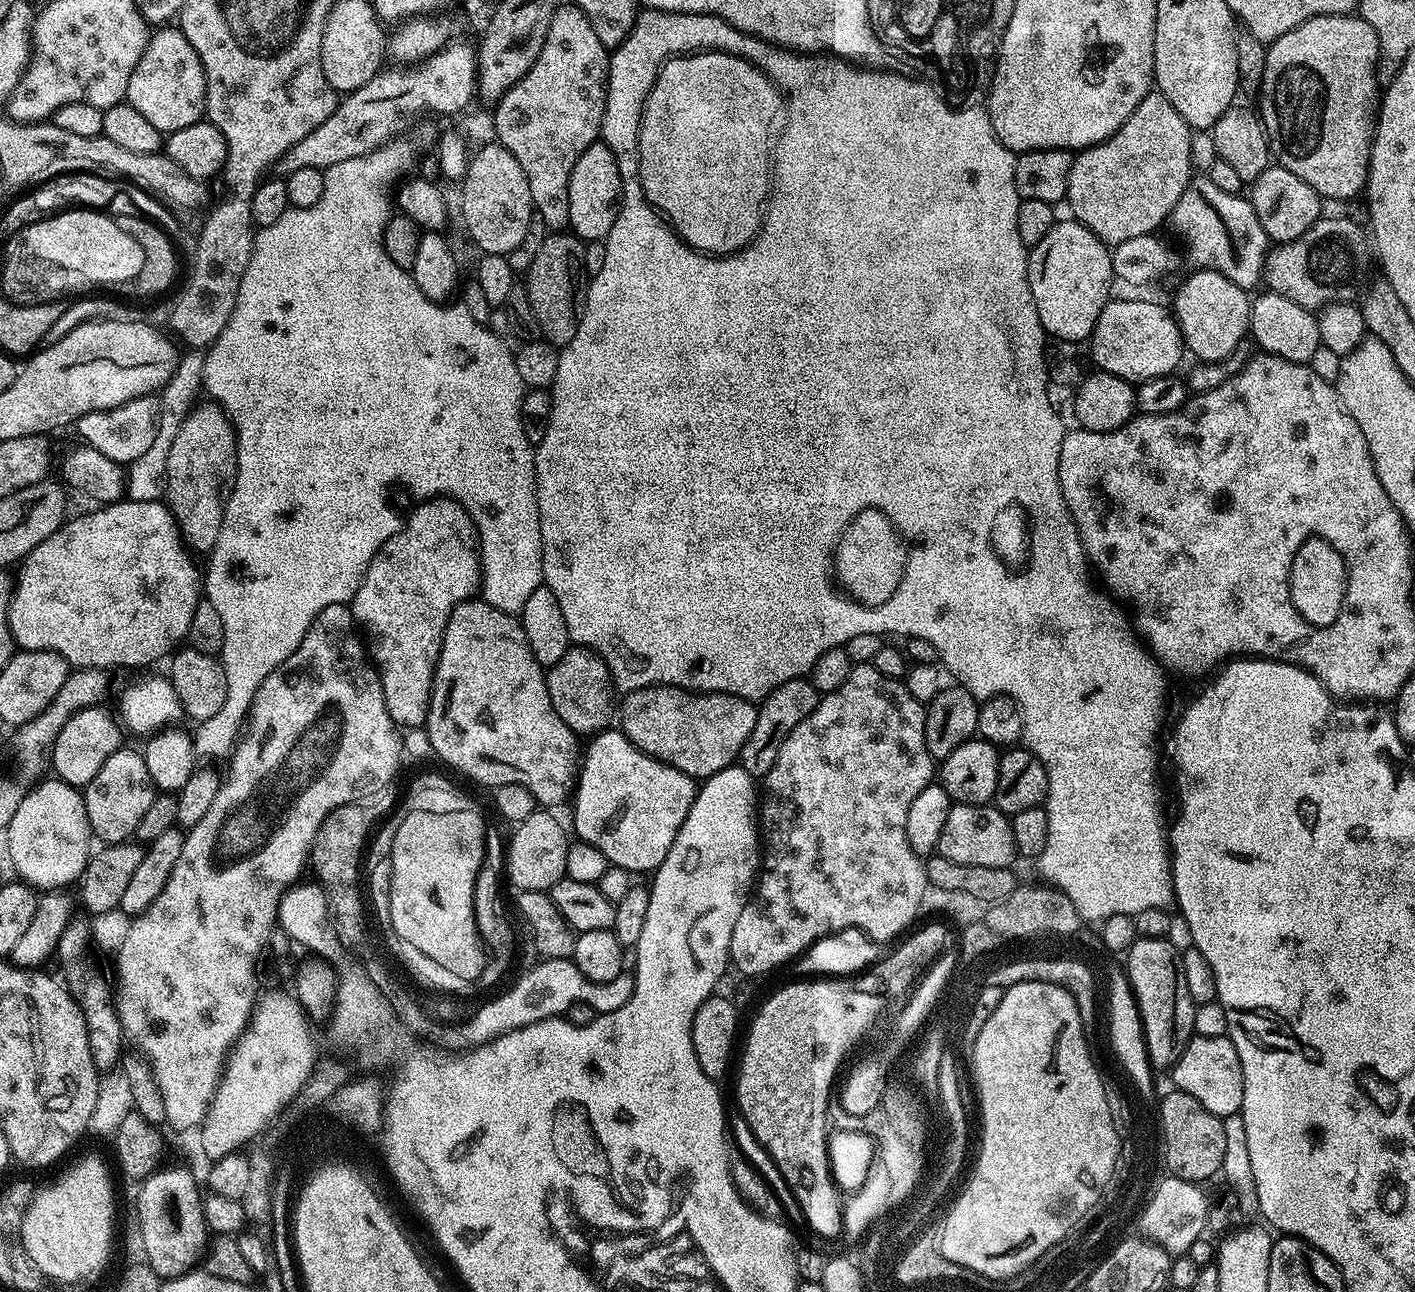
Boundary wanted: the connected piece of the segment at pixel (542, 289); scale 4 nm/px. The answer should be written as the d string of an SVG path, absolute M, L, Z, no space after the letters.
M564 230L553 231L545 235L542 250L538 250L538 258L534 258L534 262L530 262L528 267L526 285L530 306L540 323L543 339L550 344L567 346L578 330L582 297L586 292L585 285L580 285L585 247L585 241L577 235Z

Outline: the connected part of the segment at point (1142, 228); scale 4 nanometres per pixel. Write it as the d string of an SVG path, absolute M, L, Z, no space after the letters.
M1159 90L1149 91L1130 118L1113 136L1100 144L1085 148L1073 159L1066 204L1072 207L1071 215L1109 246L1126 242L1139 235L1155 233L1159 224L1175 213L1176 204L1182 198L1192 172L1193 129L1188 127L1182 114Z

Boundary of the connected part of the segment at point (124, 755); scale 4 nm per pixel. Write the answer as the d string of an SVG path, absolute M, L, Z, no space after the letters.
M122 746L110 758L106 758L106 766L94 774L94 778L84 785L82 795L86 806L86 818L92 828L92 835L105 845L122 844L131 841L136 835L138 822L146 815L150 802L158 794L150 778L150 770L146 770L146 762L139 751Z

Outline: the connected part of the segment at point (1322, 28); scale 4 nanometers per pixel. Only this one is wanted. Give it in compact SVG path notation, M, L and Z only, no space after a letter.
M1341 14L1338 16L1315 16L1302 22L1297 28L1291 28L1277 40L1271 41L1266 48L1266 62L1262 70L1262 82L1258 89L1260 108L1258 115L1264 121L1264 130L1268 134L1271 155L1275 163L1281 168L1290 170L1290 174L1298 174L1306 186L1310 186L1325 201L1348 200L1365 191L1368 182L1368 163L1372 153L1372 138L1376 134L1378 119L1378 85L1376 83L1376 69L1380 60L1380 47L1374 30L1356 14Z

